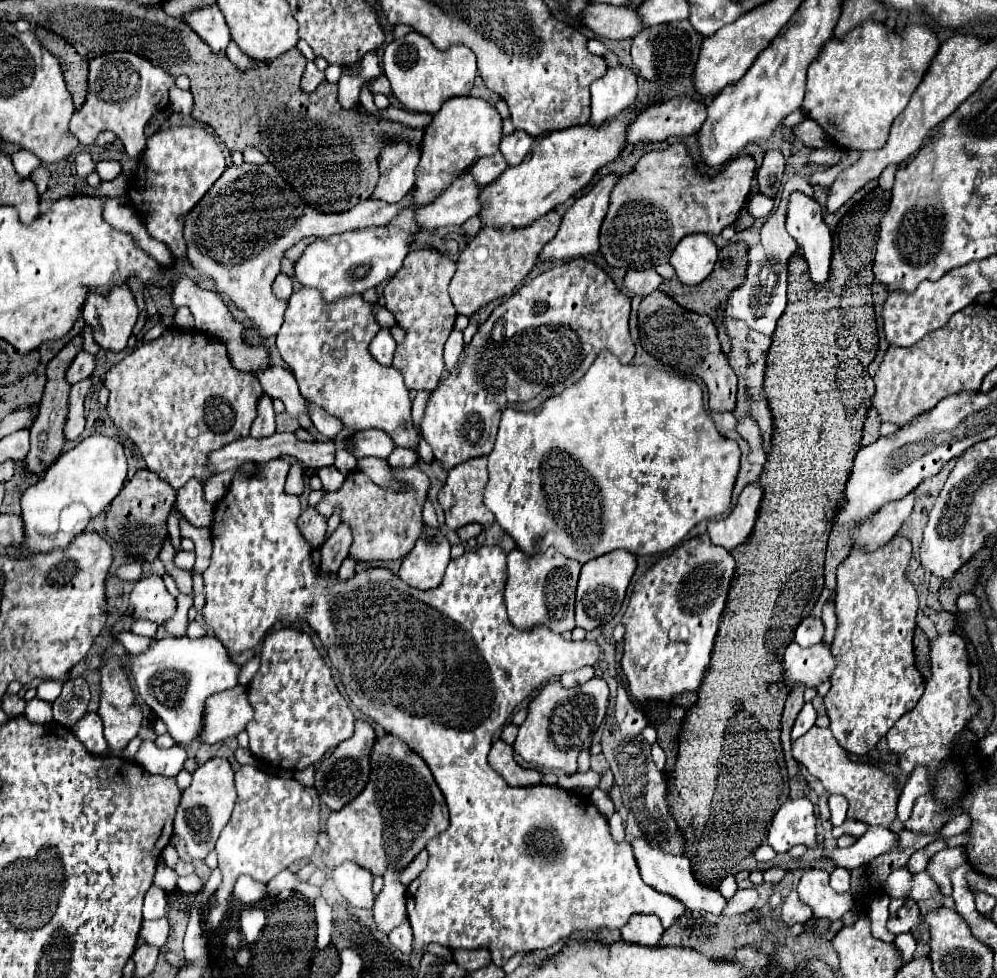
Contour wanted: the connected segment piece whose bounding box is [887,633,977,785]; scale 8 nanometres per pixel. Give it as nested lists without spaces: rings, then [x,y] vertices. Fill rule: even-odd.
[[[955,633],[939,635],[931,643],[931,677],[925,679],[925,693],[913,711],[903,715],[887,733],[887,745],[899,755],[899,765],[905,775],[915,765],[927,765],[931,769],[931,785],[937,763],[947,757],[947,747],[953,737],[967,725],[977,713],[977,705],[969,693],[969,655],[965,651],[965,639]]]

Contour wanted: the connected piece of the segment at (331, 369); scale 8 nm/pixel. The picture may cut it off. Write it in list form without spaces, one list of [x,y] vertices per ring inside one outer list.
[[[303,287],[289,297],[289,303],[285,309],[285,323],[283,323],[281,331],[277,333],[277,349],[283,357],[283,361],[291,367],[291,371],[297,379],[297,385],[299,385],[299,393],[307,401],[325,409],[329,415],[337,417],[347,427],[345,435],[339,435],[335,439],[337,455],[334,465],[346,476],[357,470],[357,461],[353,455],[343,449],[343,445],[340,443],[353,429],[361,431],[361,429],[377,427],[377,429],[383,429],[389,435],[393,435],[393,441],[397,443],[397,447],[407,447],[407,449],[417,447],[417,431],[411,423],[411,399],[409,399],[409,391],[403,383],[403,375],[393,366],[379,365],[369,355],[369,343],[377,335],[379,329],[381,329],[381,325],[375,319],[373,303],[367,303],[361,295],[341,299],[341,303],[321,303],[321,295],[317,295],[317,291]]]

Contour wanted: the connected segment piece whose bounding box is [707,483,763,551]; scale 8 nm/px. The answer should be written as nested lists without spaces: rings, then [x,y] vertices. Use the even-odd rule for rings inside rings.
[[[757,483],[747,485],[741,491],[739,501],[733,507],[733,511],[725,519],[709,523],[707,533],[711,541],[715,545],[725,547],[727,551],[733,551],[735,547],[743,545],[755,529],[761,501],[763,501],[763,489]]]

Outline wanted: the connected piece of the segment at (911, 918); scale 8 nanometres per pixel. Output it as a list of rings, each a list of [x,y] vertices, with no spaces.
[[[905,901],[905,905],[889,917],[887,921],[887,929],[893,933],[893,935],[899,935],[899,933],[913,933],[915,929],[919,929],[923,923],[923,915],[919,911],[919,905],[915,901]]]

